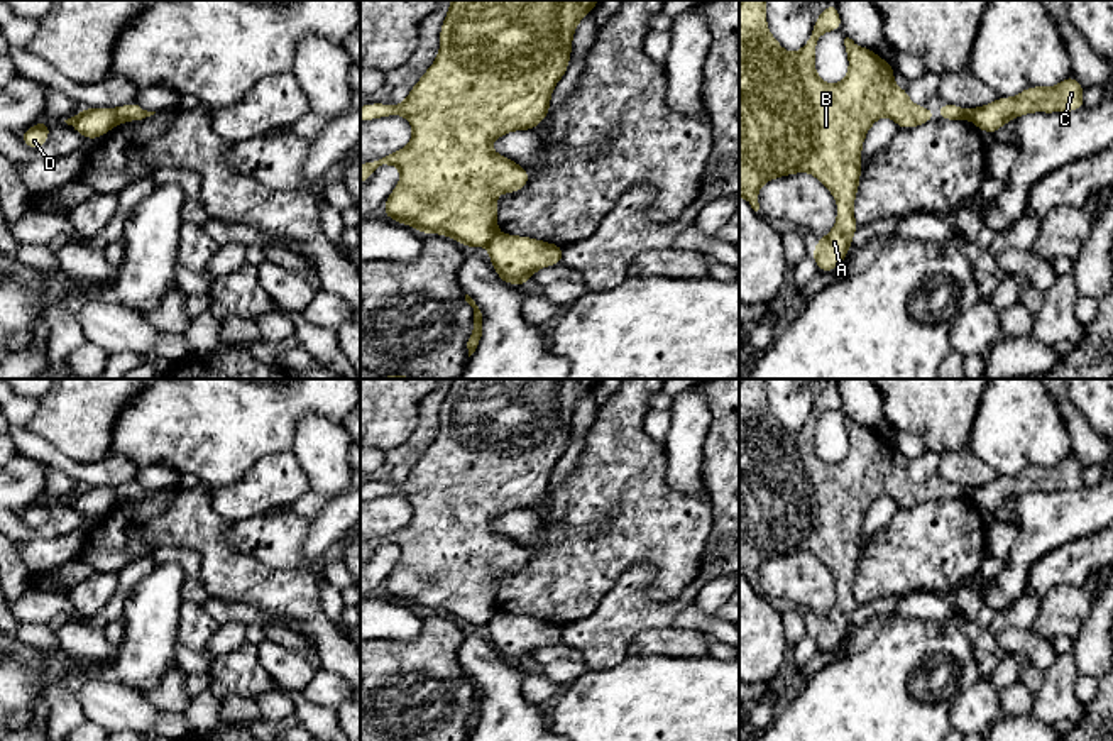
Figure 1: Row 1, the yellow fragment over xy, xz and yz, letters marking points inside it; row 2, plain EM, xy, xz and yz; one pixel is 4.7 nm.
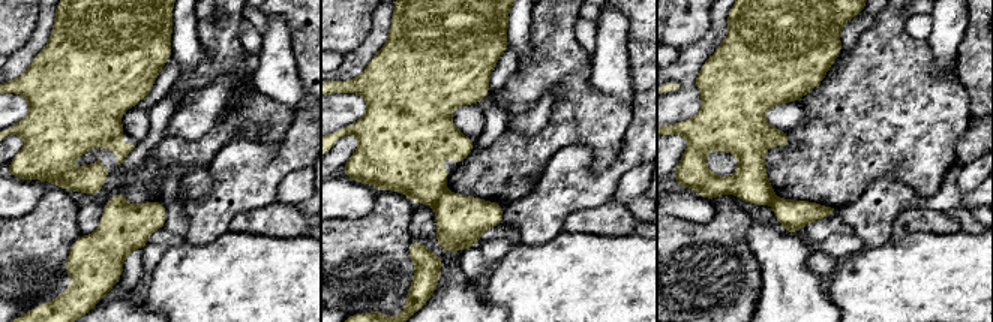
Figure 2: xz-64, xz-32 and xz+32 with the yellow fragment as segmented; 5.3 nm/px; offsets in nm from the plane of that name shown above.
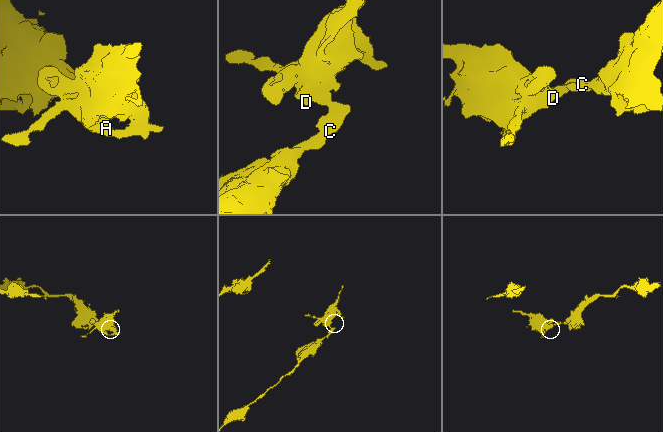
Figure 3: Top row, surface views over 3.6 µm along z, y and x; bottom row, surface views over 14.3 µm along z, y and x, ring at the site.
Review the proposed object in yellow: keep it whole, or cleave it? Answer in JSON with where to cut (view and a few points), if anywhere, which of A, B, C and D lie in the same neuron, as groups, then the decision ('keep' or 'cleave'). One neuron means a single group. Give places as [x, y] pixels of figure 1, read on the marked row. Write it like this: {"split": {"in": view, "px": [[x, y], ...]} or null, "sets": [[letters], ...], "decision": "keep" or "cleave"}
{"split": {"in": "xy", "px": [[114, 109], [114, 120], [117, 124]]}, "sets": [["A", "B", "D"], ["C"]], "decision": "cleave"}

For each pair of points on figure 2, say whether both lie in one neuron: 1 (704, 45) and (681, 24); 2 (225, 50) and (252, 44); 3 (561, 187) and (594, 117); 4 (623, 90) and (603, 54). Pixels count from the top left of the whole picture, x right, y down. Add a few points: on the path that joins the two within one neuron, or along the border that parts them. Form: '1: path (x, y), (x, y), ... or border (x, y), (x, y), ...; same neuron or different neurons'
1: border (710, 15), (708, 30), (698, 41), (680, 50); different neurons
2: border (239, 36), (239, 41), (249, 53); different neurons
3: border (572, 146), (563, 147), (545, 169); different neurons
4: path (617, 81), (611, 75), (609, 63); same neuron

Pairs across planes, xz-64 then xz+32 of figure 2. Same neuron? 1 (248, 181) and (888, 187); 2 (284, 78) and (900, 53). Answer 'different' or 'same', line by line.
1: same
2: different

